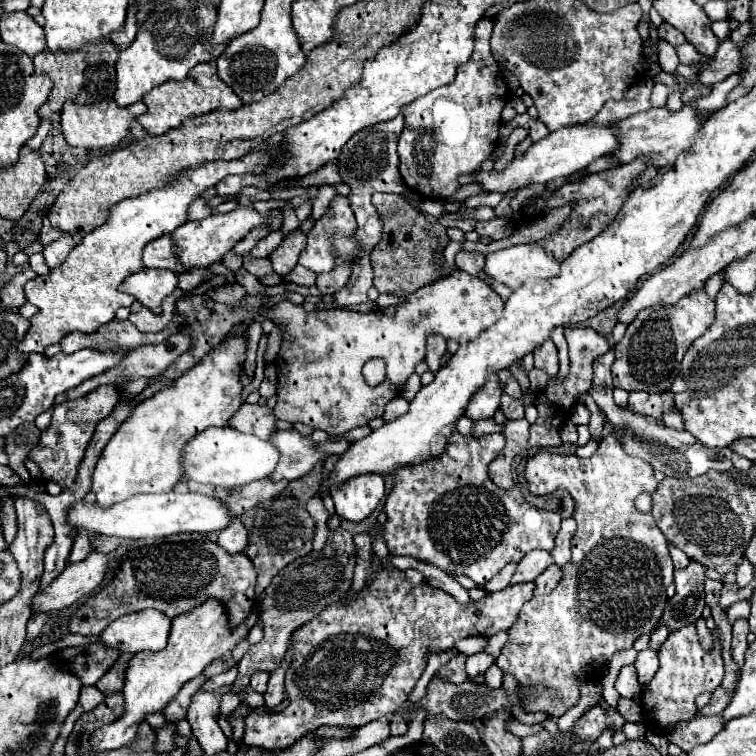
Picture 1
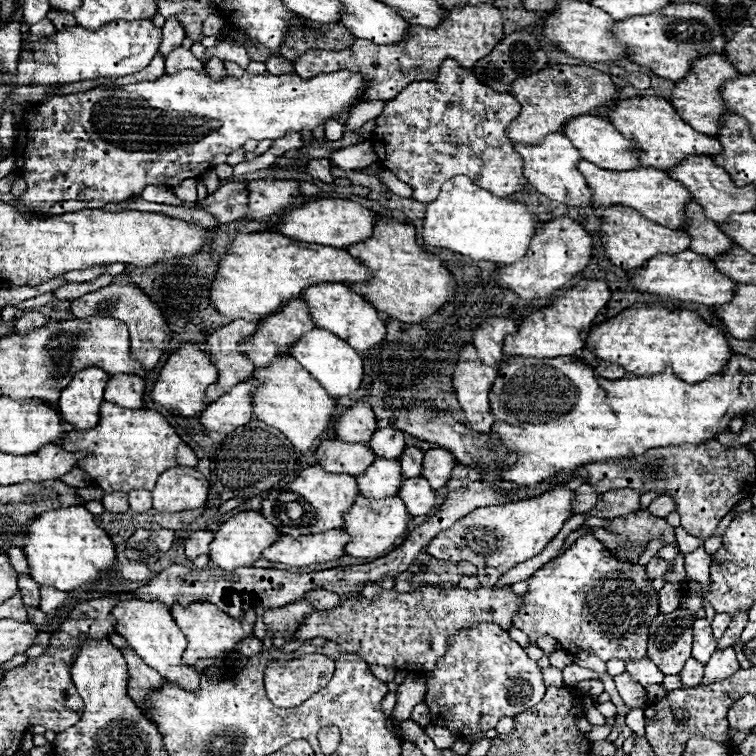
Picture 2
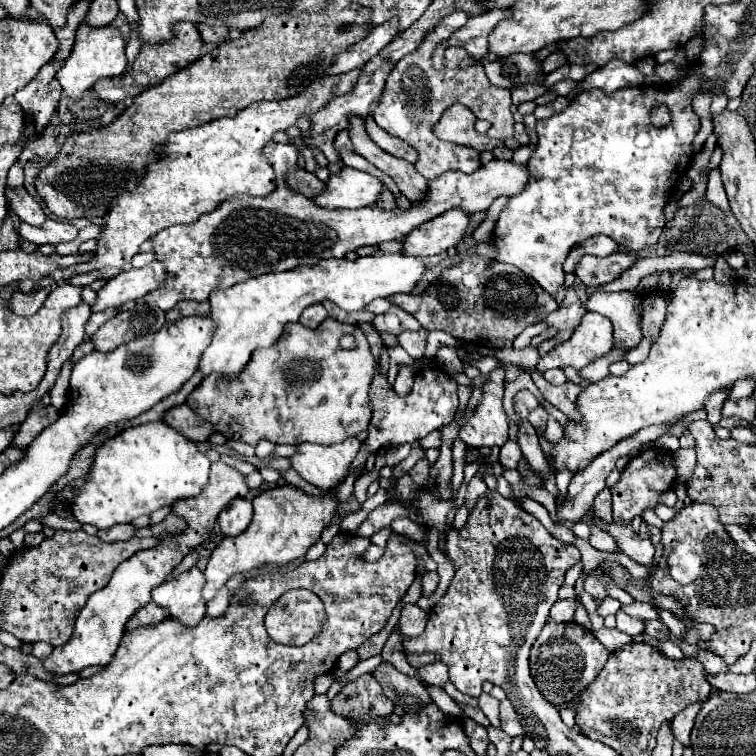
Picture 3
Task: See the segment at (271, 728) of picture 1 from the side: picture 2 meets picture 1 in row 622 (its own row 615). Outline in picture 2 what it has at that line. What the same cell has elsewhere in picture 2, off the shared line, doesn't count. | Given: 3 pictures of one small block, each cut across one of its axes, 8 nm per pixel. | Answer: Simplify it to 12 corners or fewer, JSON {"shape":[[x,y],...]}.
{"shape":[[424,586],[342,596],[274,644],[322,636],[368,664],[428,672],[452,632],[510,628],[522,598]]}

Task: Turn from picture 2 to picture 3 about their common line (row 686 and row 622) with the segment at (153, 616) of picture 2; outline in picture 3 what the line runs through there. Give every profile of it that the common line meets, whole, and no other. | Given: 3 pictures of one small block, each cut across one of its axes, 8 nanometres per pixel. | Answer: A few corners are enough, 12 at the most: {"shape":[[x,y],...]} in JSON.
{"shape":[[192,566],[154,588],[152,600],[184,626],[206,614],[204,574]]}

